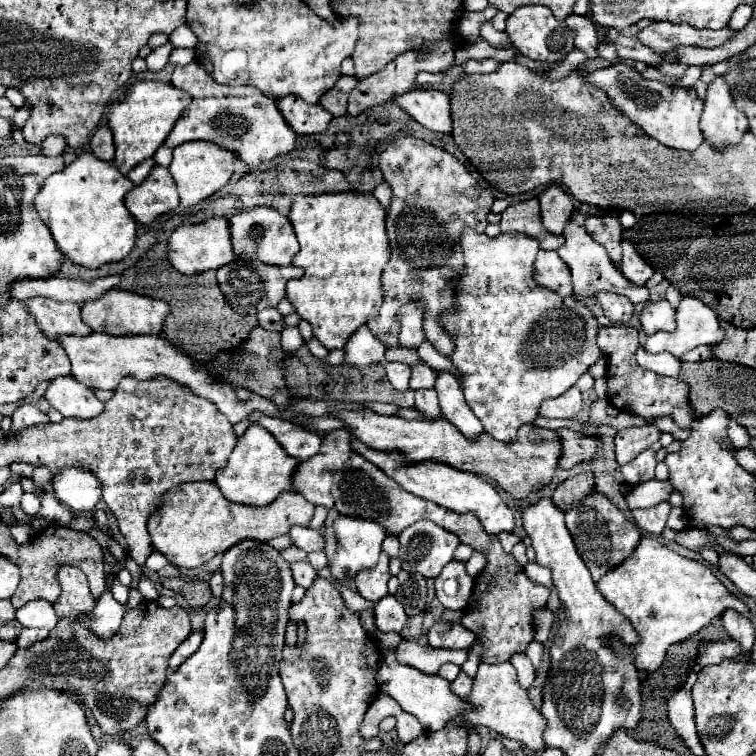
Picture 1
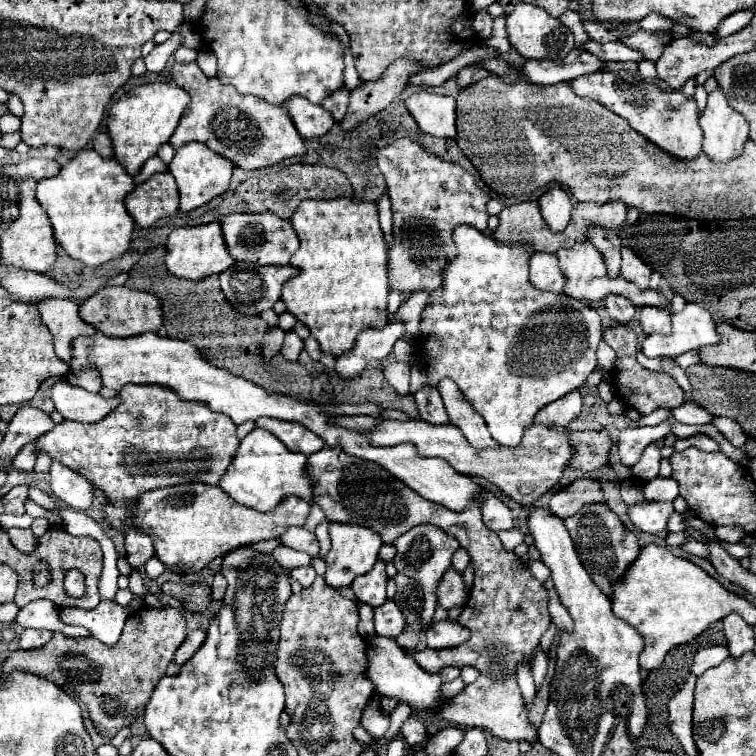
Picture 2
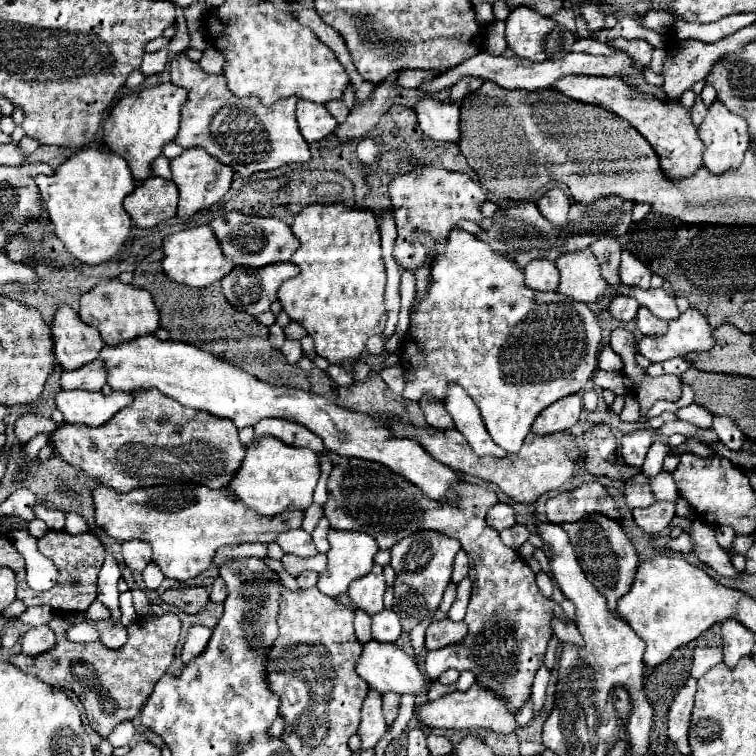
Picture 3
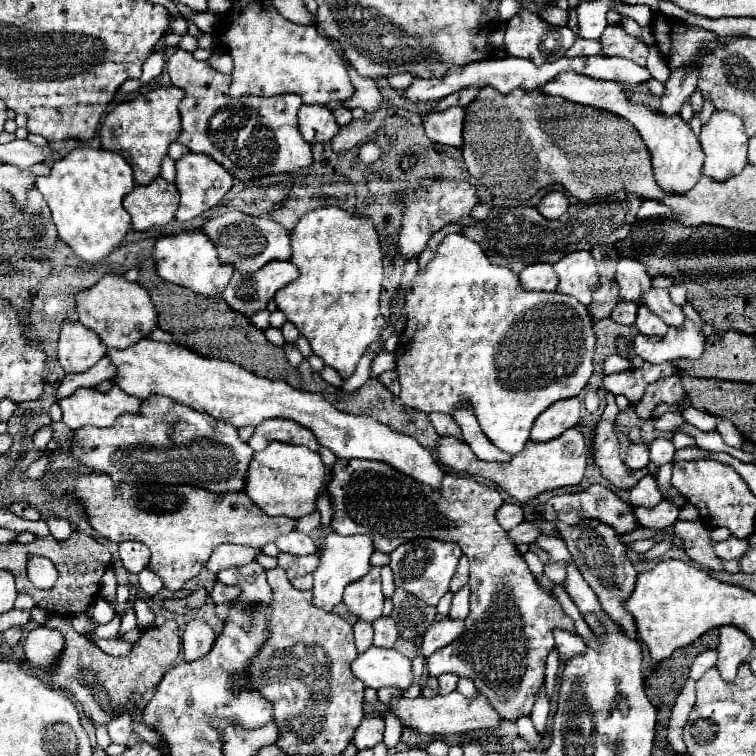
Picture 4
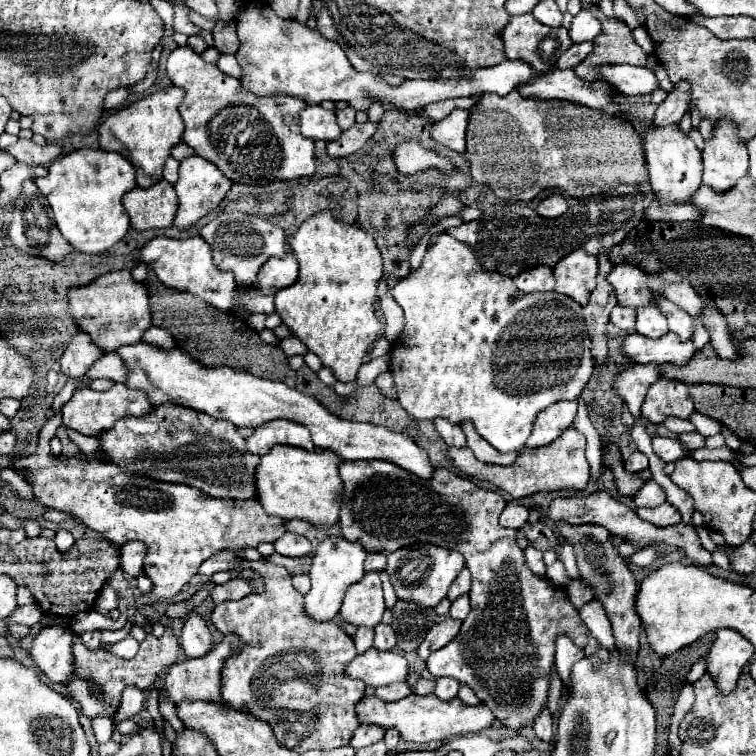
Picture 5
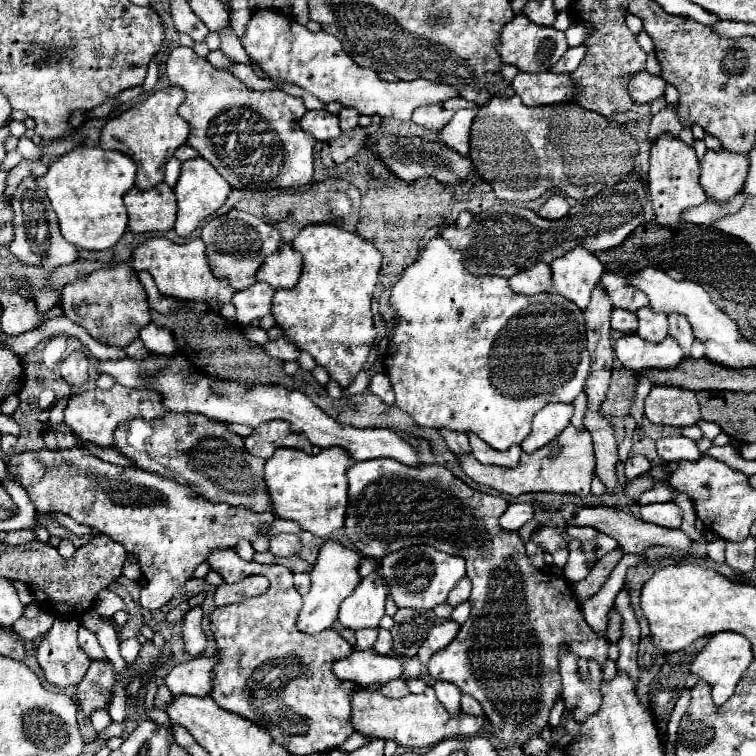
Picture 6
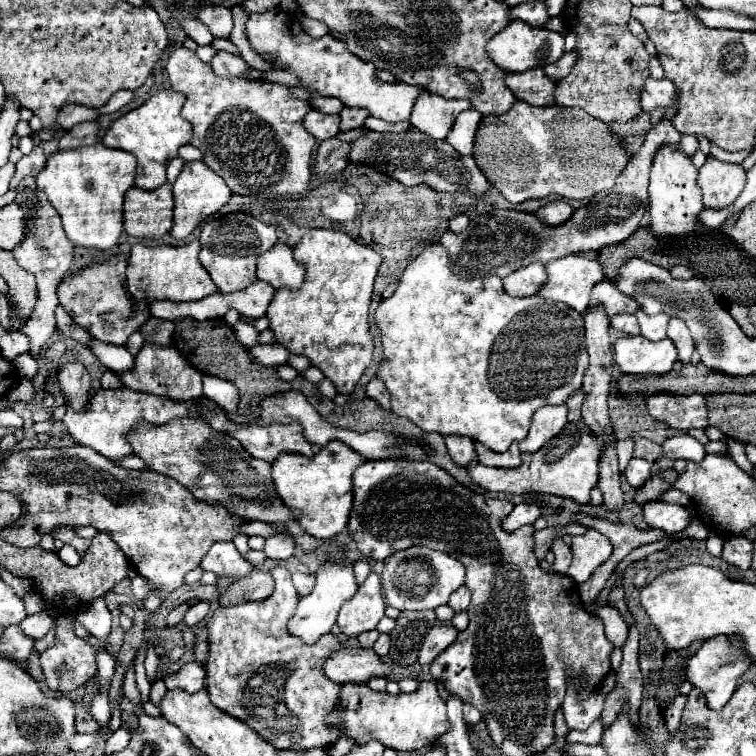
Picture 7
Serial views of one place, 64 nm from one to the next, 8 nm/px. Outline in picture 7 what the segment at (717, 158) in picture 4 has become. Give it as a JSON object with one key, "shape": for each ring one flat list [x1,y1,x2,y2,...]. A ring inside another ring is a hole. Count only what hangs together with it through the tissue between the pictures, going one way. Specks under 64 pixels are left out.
{"shape":[[708,158,698,174,702,204,704,208,712,210,732,206,740,196,744,184,746,184,746,172,740,164,720,162,716,158]]}

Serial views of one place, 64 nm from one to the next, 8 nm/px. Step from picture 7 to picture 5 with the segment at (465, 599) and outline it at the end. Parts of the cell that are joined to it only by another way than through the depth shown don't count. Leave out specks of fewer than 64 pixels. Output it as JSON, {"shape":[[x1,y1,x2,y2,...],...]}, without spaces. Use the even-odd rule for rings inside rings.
{"shape":[[464,568,464,570,458,574,458,578,454,580,454,586,450,586,448,600,450,600,450,602,454,602,458,596,468,594,468,590,470,590,470,572]]}

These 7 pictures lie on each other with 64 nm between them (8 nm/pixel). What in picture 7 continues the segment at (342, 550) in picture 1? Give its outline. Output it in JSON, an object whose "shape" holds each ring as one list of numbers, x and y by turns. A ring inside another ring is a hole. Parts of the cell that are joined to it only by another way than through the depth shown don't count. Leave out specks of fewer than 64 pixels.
{"shape":[[326,562,326,564,322,564,318,568,318,574,316,574,316,586,308,596,300,598,296,612,288,622,288,632,296,638,302,638,302,642,306,642,306,644,318,642,320,636,330,634,332,626,336,624,336,616,338,616,340,606,346,600,350,600,356,594,356,590,358,588,356,588,352,564,348,564,348,562]]}

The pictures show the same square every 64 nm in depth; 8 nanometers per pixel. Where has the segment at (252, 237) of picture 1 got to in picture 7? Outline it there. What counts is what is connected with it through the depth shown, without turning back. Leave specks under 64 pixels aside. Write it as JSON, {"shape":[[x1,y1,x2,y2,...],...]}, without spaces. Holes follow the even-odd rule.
{"shape":[[244,212,228,214,222,220,210,220,202,226,202,232,200,232,202,250,198,258,202,266,206,268,206,272,210,274,212,282,218,286,218,292,230,294,258,282,256,260,260,254,270,250,276,242,278,242,278,236,276,236,274,226,268,226]]}

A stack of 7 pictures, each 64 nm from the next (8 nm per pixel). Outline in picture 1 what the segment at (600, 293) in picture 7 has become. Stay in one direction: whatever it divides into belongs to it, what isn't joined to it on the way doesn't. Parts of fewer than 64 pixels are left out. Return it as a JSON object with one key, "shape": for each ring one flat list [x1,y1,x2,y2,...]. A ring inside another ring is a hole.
{"shape":[[622,240,622,266,620,266,620,272,632,284,644,286,648,282,648,278,654,274,654,268,642,260,642,256,636,252,632,242]]}

